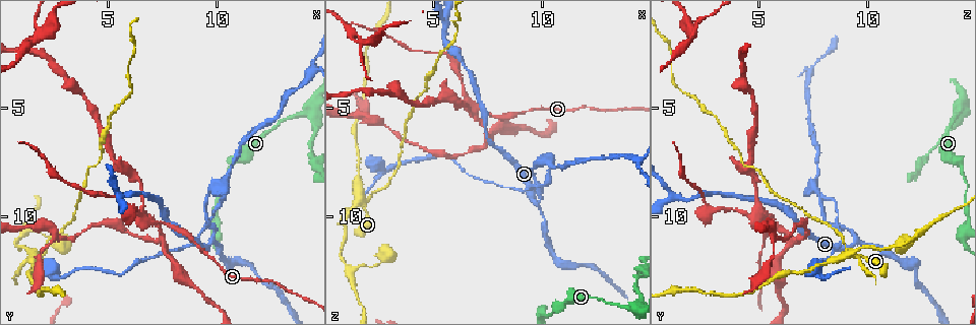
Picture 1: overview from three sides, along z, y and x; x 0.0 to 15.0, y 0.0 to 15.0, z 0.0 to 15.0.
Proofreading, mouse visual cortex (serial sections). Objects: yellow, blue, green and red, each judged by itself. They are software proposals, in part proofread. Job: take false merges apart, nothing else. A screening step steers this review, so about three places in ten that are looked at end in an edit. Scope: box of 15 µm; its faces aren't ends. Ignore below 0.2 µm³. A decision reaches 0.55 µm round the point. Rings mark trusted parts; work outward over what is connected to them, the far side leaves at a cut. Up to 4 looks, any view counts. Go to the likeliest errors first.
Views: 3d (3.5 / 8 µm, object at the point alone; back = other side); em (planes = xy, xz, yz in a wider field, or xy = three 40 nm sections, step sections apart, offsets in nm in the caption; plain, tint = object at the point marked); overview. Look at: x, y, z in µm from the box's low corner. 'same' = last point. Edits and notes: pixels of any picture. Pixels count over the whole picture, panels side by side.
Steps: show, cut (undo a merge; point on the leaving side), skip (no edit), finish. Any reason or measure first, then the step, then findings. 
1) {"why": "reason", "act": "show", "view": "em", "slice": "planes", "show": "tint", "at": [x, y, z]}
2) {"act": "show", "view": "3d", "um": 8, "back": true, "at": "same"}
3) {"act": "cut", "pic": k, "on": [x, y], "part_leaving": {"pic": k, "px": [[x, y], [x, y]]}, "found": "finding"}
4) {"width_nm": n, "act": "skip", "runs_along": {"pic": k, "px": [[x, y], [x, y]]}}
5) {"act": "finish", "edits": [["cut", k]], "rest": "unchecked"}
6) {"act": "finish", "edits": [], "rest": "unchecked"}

{"why": "abrupt turn", "act": "show", "view": "3d", "um": 3.5, "back": true, "at": [7.1, 10.2, 5.0]}

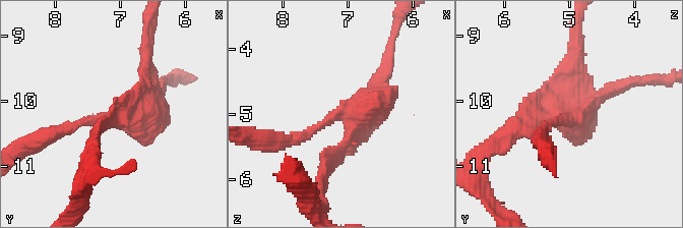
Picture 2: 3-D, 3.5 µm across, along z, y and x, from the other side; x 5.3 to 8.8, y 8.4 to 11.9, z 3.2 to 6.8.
{"why": "shape alone is not enough", "act": "show", "view": "em", "slice": "xy", "step": 5, "show": "tint", "at": [7.05, 10.25, 5.00]}

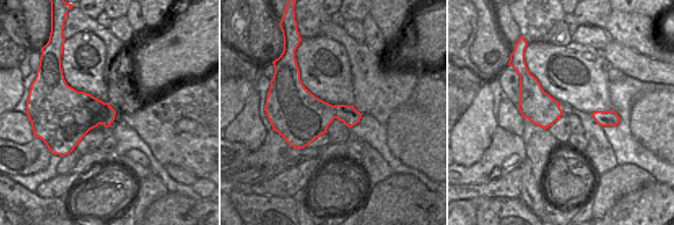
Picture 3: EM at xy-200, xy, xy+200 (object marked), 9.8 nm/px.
{"why": "another direction", "act": "show", "view": "em", "slice": "xy", "step": 2, "show": "tint", "at": "same"}

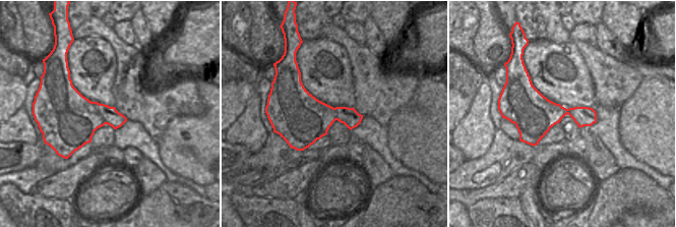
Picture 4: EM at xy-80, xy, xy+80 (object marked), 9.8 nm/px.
{"act": "cut", "pic": 2, "on": [376, 104], "found": "a second cell is stuck on"}

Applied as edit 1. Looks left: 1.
{"act": "show", "view": "3d", "um": 3.5, "at": [14.3, 7.0, 12.8]}

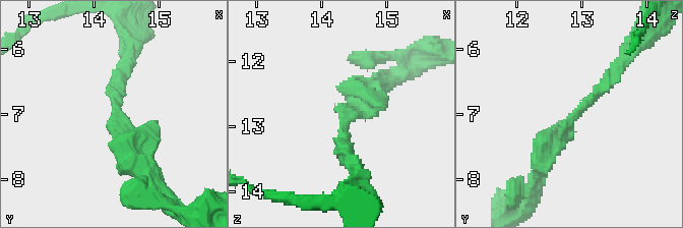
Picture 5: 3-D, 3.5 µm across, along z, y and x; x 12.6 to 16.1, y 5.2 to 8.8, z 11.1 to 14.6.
{"act": "skip", "runs_along": {"pic": 5, "px": [[619, 65], [542, 166]]}, "found": "one cell here"}

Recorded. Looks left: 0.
{"act": "finish", "edits": [["cut", 2]], "rest": "unchecked"}

